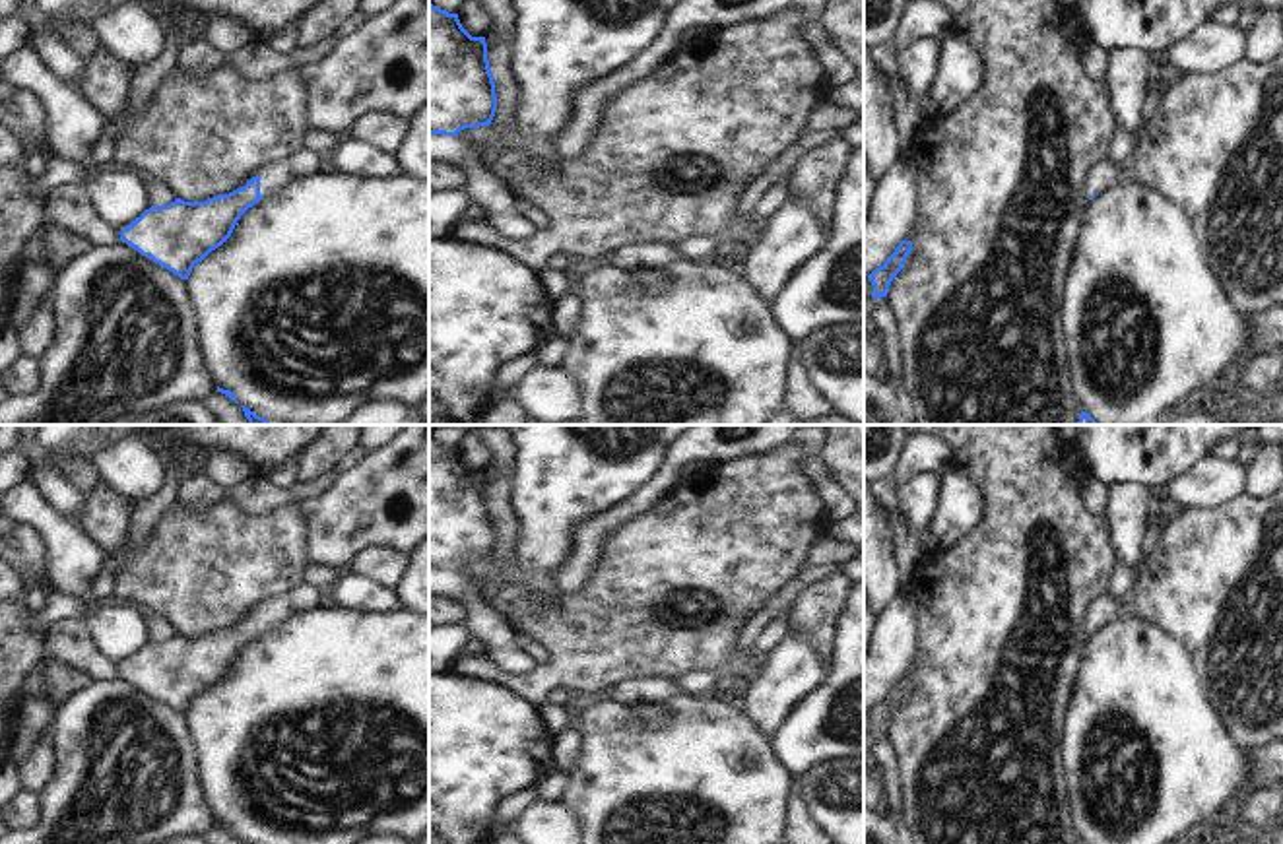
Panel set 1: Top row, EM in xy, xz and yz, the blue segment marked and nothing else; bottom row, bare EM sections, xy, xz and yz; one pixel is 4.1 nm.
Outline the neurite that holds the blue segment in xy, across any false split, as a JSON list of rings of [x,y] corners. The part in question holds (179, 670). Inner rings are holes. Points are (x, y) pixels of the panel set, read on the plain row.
[[[299,582],[283,594],[266,598],[245,621],[208,633],[169,640],[151,640],[120,665],[120,675],[149,691],[181,714],[233,667],[241,650],[264,631],[276,627],[297,609],[318,605],[318,586]]]

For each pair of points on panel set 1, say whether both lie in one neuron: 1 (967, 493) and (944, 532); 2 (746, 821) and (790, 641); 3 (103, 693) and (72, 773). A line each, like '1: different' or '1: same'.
1: same
2: different
3: same

